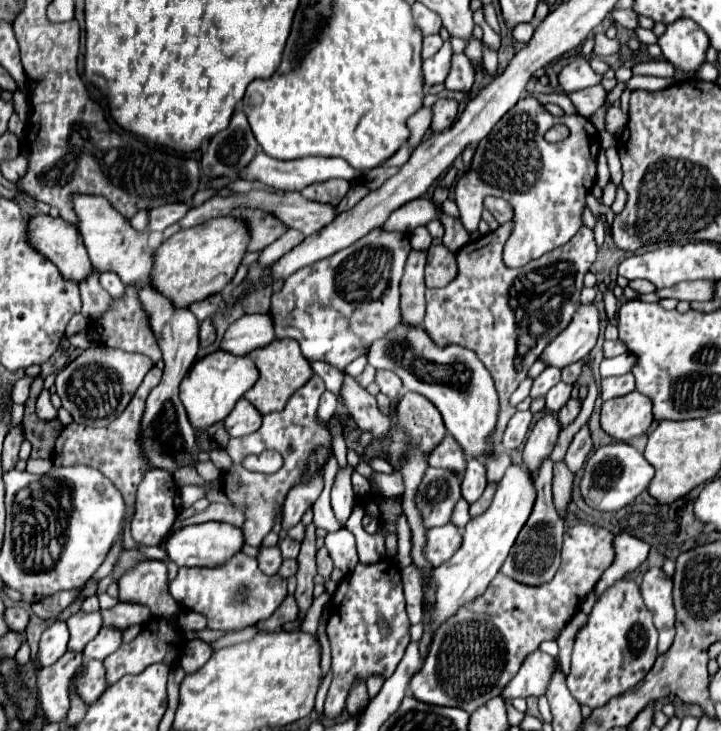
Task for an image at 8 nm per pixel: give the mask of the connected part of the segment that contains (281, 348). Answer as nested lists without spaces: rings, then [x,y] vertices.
[[[273,340],[271,344],[267,344],[263,348],[257,348],[249,356],[257,364],[257,368],[259,368],[259,380],[245,394],[245,398],[261,414],[283,410],[285,404],[287,404],[287,400],[291,398],[291,394],[295,394],[295,390],[299,390],[301,386],[305,386],[311,380],[311,376],[313,376],[313,368],[307,362],[307,358],[303,358],[303,354],[299,350],[299,344],[295,340]]]

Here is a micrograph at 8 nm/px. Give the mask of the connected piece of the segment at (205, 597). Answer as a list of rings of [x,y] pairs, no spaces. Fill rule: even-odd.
[[[239,552],[219,568],[179,568],[169,592],[187,610],[205,614],[207,628],[235,632],[269,618],[287,596],[287,582],[279,576],[263,574],[255,558]]]

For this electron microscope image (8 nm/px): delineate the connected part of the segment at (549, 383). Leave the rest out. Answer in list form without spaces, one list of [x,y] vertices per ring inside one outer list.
[[[545,368],[535,380],[533,380],[533,386],[531,386],[531,400],[537,400],[537,398],[543,398],[557,382],[561,380],[561,372],[559,368]]]

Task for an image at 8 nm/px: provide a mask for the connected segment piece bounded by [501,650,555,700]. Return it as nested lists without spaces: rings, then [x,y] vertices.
[[[533,650],[523,660],[523,666],[515,674],[515,678],[511,678],[511,682],[503,688],[501,698],[513,700],[519,696],[527,698],[527,696],[545,694],[553,668],[555,668],[555,660],[549,654],[545,654],[541,650]]]

